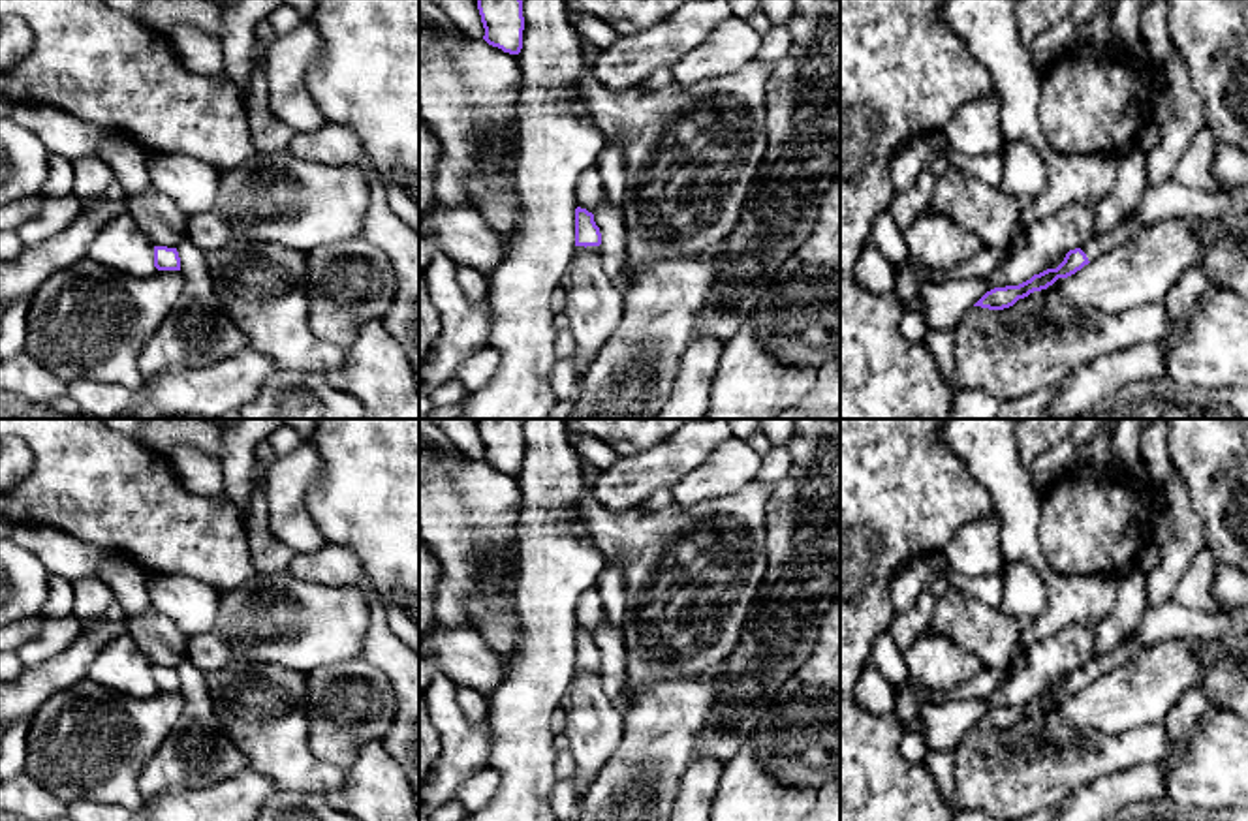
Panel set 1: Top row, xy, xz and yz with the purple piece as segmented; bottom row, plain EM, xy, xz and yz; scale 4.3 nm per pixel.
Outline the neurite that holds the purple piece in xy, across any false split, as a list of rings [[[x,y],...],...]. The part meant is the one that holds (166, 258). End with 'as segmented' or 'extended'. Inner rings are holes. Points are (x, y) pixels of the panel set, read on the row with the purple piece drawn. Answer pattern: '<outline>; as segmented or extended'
[[[154,246],[154,267],[158,271],[180,271],[177,248]]]; as segmented

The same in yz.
[[[1173,178],[1145,190],[1139,207],[1116,224],[1109,233],[1090,237],[1081,248],[1069,250],[1056,269],[1034,274],[1019,286],[994,287],[974,306],[1004,310],[1034,291],[1047,289],[1058,278],[1068,278],[1090,261],[1126,244],[1139,229],[1178,216],[1214,218],[1220,212],[1237,214],[1248,210],[1248,184],[1231,192],[1201,192],[1182,186]]]; extended

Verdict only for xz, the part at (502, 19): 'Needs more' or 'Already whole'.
Already whole

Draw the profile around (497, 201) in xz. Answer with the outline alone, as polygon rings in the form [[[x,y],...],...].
[[[492,137],[476,147],[479,173],[466,184],[476,212],[504,239],[504,256],[521,218],[521,201],[513,186],[519,141]]]

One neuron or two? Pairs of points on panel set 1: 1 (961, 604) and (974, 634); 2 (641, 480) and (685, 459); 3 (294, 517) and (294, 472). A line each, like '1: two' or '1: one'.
1: one
2: one
3: one

